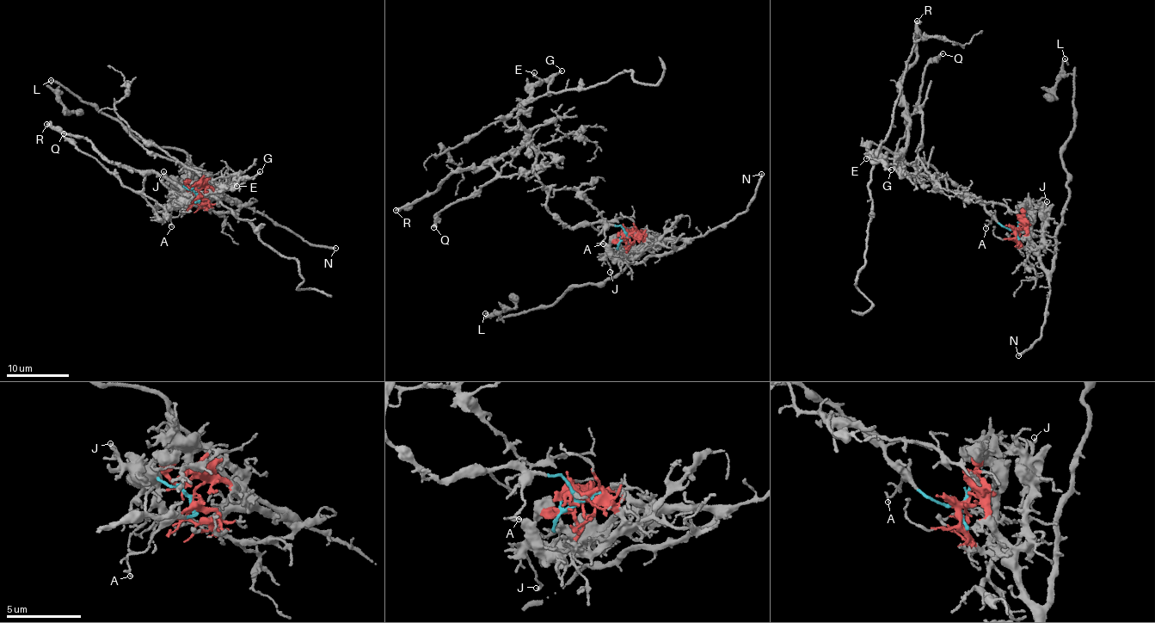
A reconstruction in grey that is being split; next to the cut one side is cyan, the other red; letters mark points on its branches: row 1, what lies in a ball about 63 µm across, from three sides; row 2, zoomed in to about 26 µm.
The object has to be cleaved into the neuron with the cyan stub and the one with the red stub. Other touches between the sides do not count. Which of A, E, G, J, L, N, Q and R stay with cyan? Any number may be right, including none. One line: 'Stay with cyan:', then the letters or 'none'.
Stay with cyan: A, E, G, Q, R

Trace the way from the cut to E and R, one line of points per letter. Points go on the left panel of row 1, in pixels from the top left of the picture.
E: (197, 196), (199, 201), (154, 207), (158, 212), (167, 209), (171, 195), (236, 187)
R: (197, 196), (154, 207), (158, 212), (183, 192), (155, 173), (113, 165), (84, 138), (46, 124)

